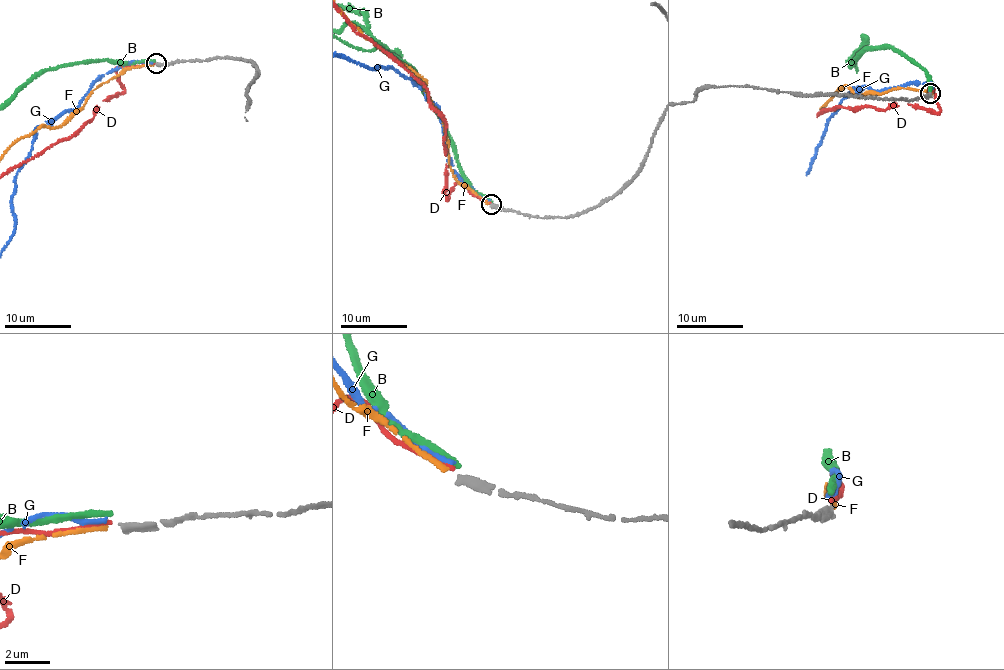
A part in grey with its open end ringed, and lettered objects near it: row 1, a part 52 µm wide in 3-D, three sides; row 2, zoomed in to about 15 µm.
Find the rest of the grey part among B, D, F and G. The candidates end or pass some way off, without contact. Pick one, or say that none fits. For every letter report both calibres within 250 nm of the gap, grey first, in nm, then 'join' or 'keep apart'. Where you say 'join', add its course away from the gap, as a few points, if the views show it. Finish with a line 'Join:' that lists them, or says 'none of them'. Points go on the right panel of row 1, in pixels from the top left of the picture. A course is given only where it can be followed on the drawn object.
B: calibres 320 and 280 nm; keep apart
D: calibres 320 and 180 nm; keep apart
F: calibres 320 and 190 nm; join
G: calibres 320 and 200 nm; keep apart
Join: F

